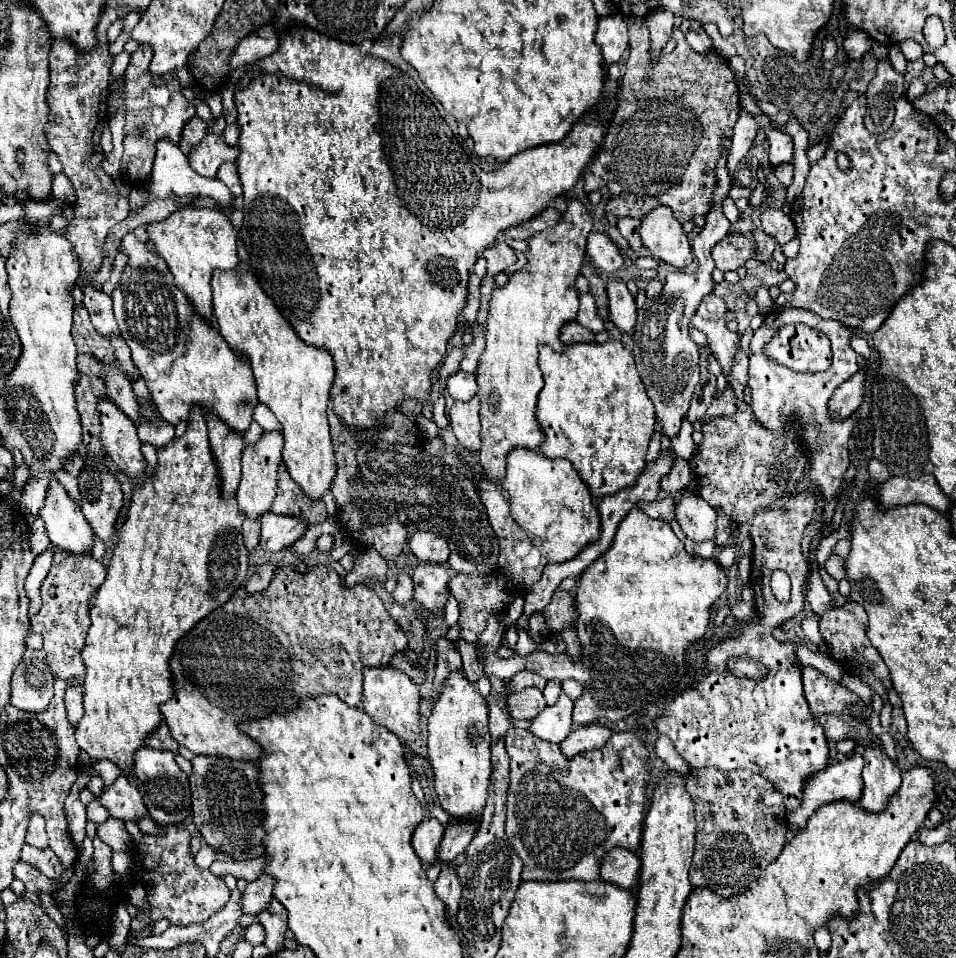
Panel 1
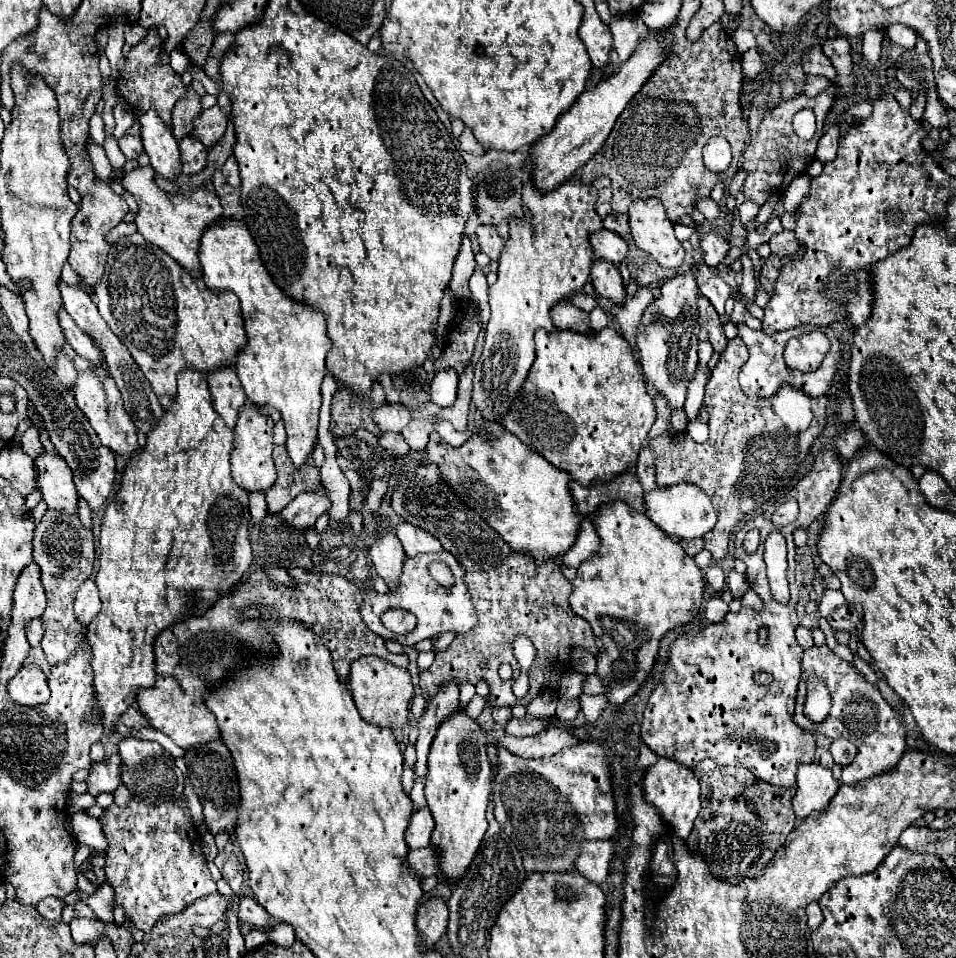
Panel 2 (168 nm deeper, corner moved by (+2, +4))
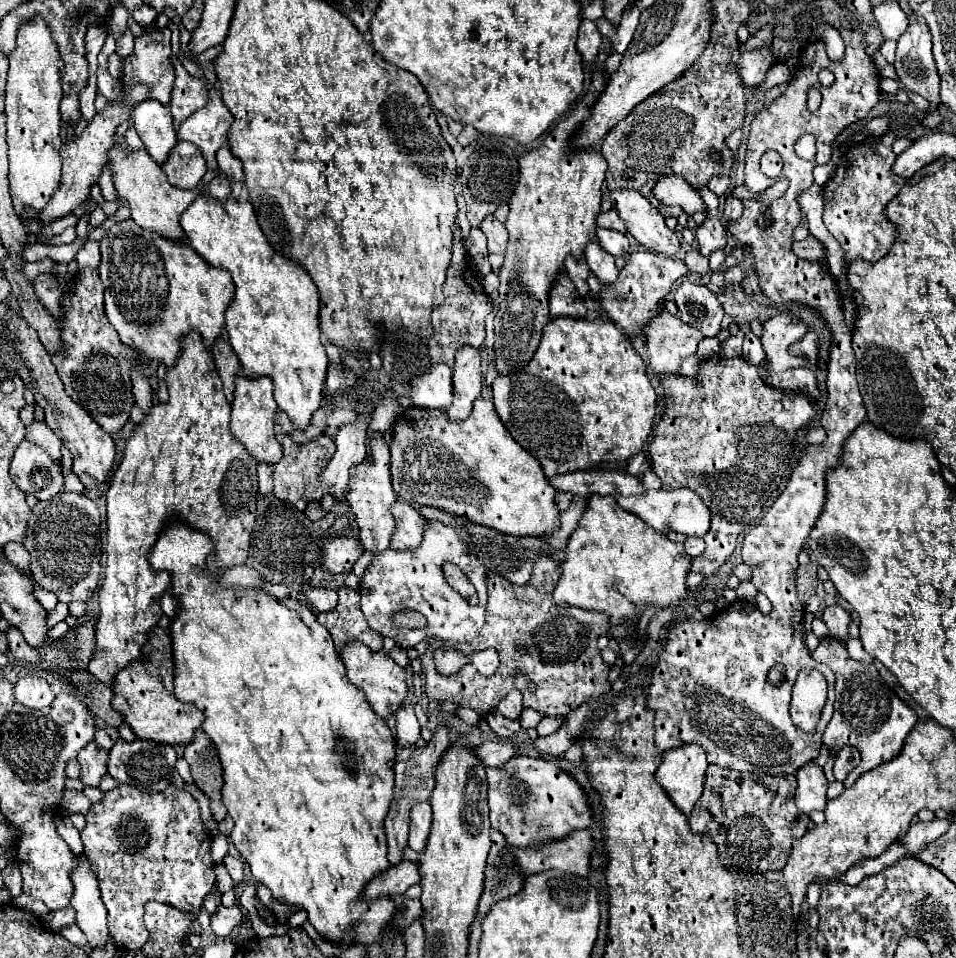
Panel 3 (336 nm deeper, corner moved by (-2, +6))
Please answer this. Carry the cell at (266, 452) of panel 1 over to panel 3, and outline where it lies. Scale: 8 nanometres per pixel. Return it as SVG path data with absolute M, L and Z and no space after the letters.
M247 377L237 379L233 411L231 411L231 433L249 451L249 455L257 463L277 465L281 455L283 455L281 445L277 443L275 433L273 433L275 413L277 413L277 403L273 399L273 383L271 383L271 379L267 379L267 377L261 377L257 381L251 381Z

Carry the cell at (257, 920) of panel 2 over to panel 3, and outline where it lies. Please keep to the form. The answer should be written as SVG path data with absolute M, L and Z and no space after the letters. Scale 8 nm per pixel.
M233 905L233 907L219 907L217 915L211 917L211 929L215 935L219 937L225 937L231 933L233 927L241 925L243 923L243 909L239 905Z

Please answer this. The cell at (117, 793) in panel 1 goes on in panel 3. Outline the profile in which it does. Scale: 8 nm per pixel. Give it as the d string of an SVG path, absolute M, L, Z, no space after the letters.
M91 741L81 753L79 759L81 763L81 781L91 787L99 787L101 779L107 775L107 761L109 761L109 751L101 749L95 741Z

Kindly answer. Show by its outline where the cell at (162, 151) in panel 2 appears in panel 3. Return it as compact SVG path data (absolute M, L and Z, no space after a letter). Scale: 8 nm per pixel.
M141 101L133 109L135 129L141 137L141 141L147 147L147 153L161 165L167 161L171 147L177 143L177 133L173 129L173 119L167 107L163 107L159 101Z

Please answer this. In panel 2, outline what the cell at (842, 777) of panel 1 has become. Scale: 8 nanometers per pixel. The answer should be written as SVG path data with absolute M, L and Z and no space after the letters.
M819 763L799 765L797 795L793 797L793 811L799 819L821 811L837 793L839 783L833 779L831 769Z

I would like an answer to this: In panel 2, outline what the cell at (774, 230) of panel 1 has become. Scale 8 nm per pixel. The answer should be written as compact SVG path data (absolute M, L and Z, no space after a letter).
M781 231L779 235L771 237L769 247L771 247L771 251L775 255L789 257L789 255L793 255L793 253L797 253L801 249L801 243L797 241L797 237L795 237L793 231Z

